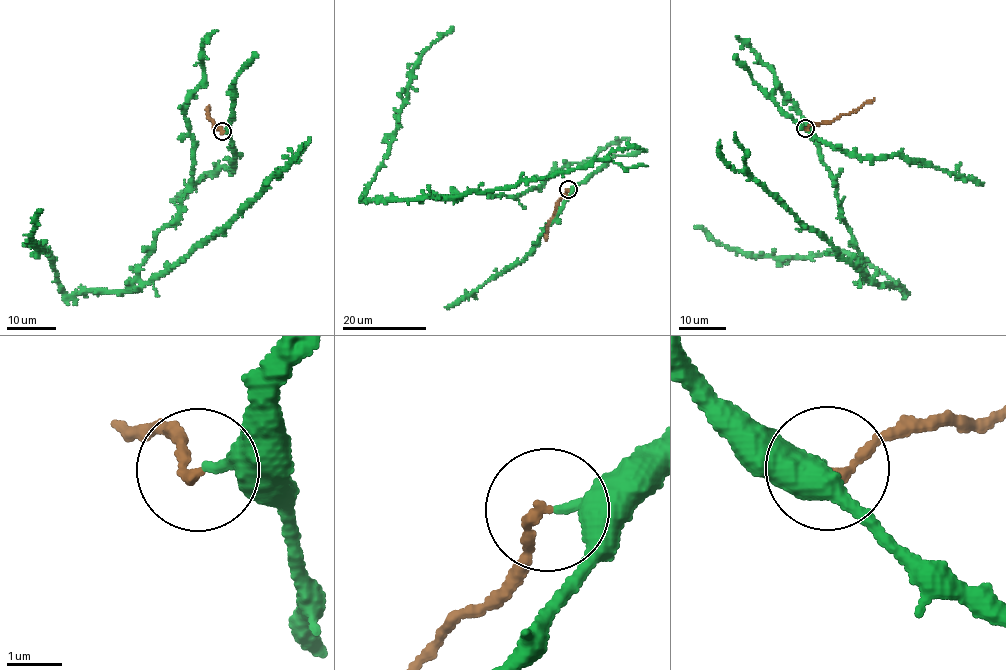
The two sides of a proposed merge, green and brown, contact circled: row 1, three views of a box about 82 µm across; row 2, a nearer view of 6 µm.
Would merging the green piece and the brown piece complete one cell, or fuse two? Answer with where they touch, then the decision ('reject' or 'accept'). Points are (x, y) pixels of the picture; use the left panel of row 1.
place (222, 131); reject

